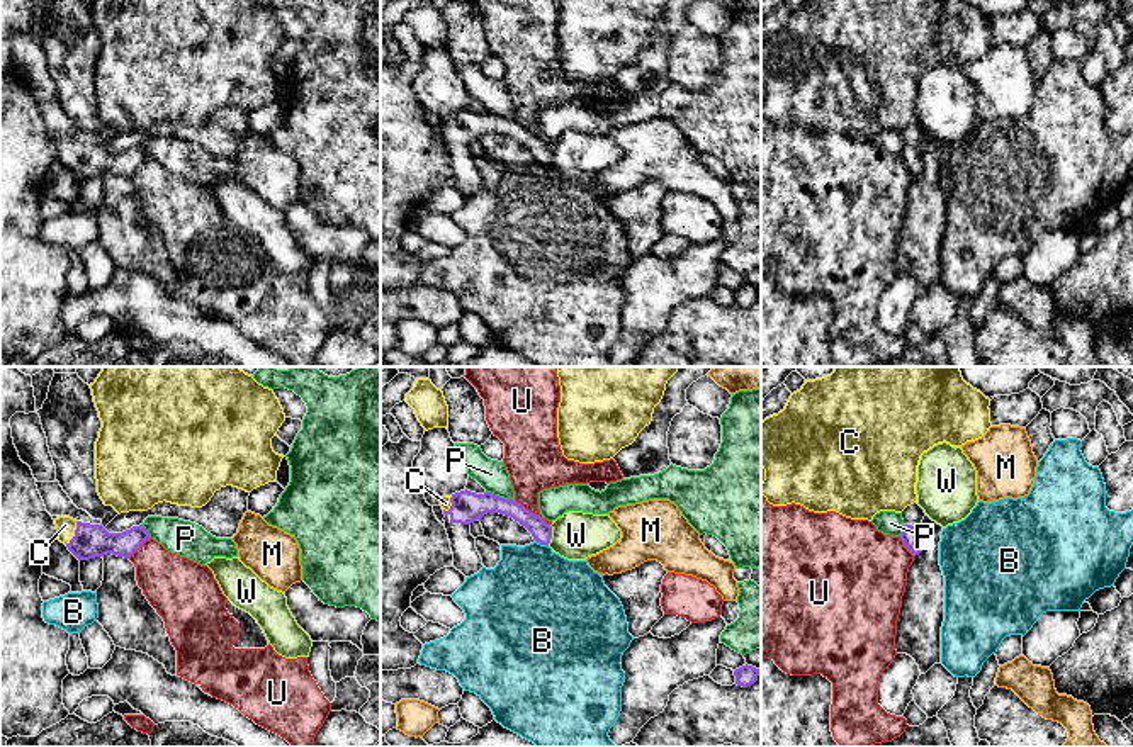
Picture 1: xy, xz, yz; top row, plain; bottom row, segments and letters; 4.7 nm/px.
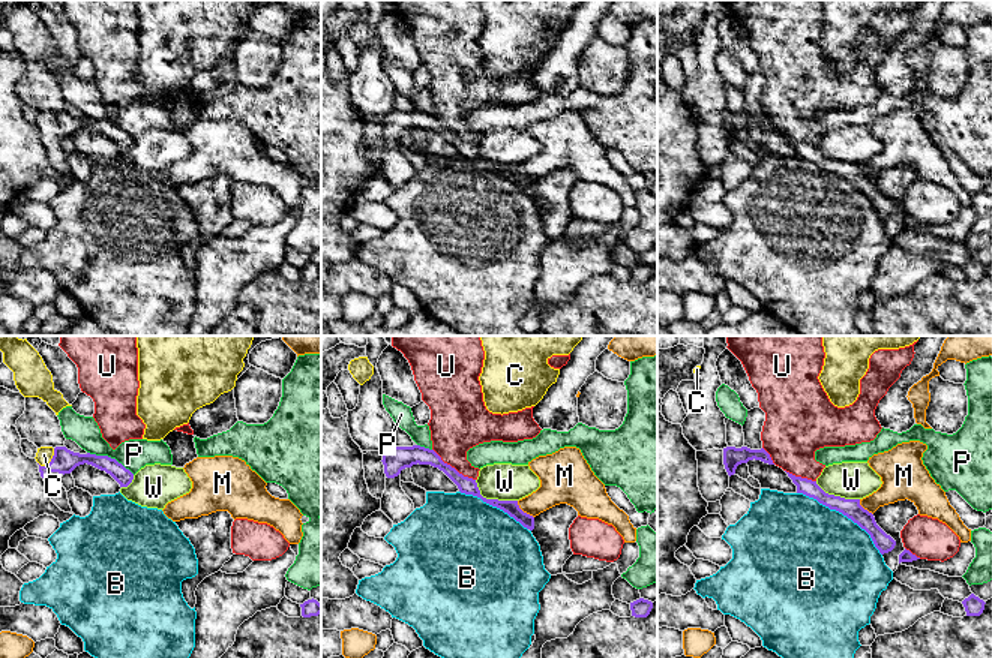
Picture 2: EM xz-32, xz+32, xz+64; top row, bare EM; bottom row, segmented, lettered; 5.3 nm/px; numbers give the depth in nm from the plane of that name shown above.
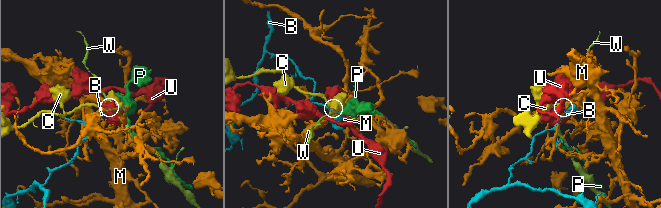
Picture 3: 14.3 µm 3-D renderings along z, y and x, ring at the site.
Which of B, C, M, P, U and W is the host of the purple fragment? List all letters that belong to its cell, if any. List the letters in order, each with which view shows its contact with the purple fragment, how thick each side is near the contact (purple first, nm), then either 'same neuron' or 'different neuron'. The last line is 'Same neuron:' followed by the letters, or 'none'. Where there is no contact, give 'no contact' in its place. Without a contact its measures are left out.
B: meets purple in xz; 90 nm thick on the purple side, 440 nm on the other; different neuron
C: meets purple in xy; 160 nm thick on the purple side, 90 nm on the other; same neuron
M: no contact; different neuron
P: meets purple in xz; 150 nm thick on the purple side, 140 nm on the other; different neuron
U: meets purple in xz; 100 nm thick on the purple side, 280 nm on the other; different neuron
W: meets purple in xz; 90 nm thick on the purple side, 240 nm on the other; different neuron
Same neuron: C

